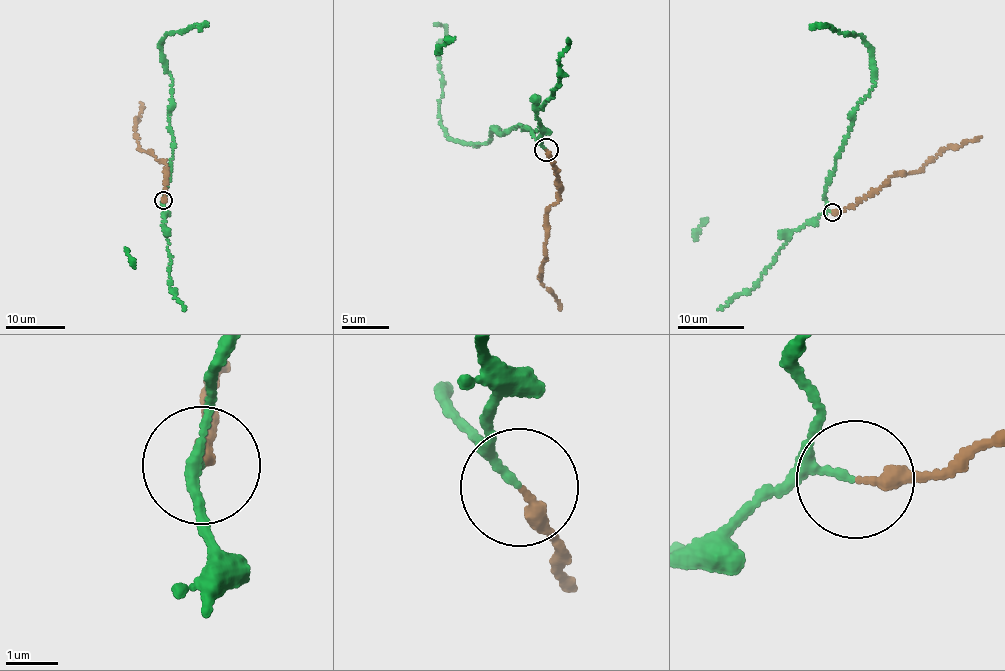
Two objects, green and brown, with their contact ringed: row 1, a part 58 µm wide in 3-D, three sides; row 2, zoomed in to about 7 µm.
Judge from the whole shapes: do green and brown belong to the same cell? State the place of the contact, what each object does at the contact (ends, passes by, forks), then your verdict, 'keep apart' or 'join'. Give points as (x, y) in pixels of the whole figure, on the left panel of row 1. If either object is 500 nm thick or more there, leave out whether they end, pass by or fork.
place (163, 200); green passes by; brown ends; join

